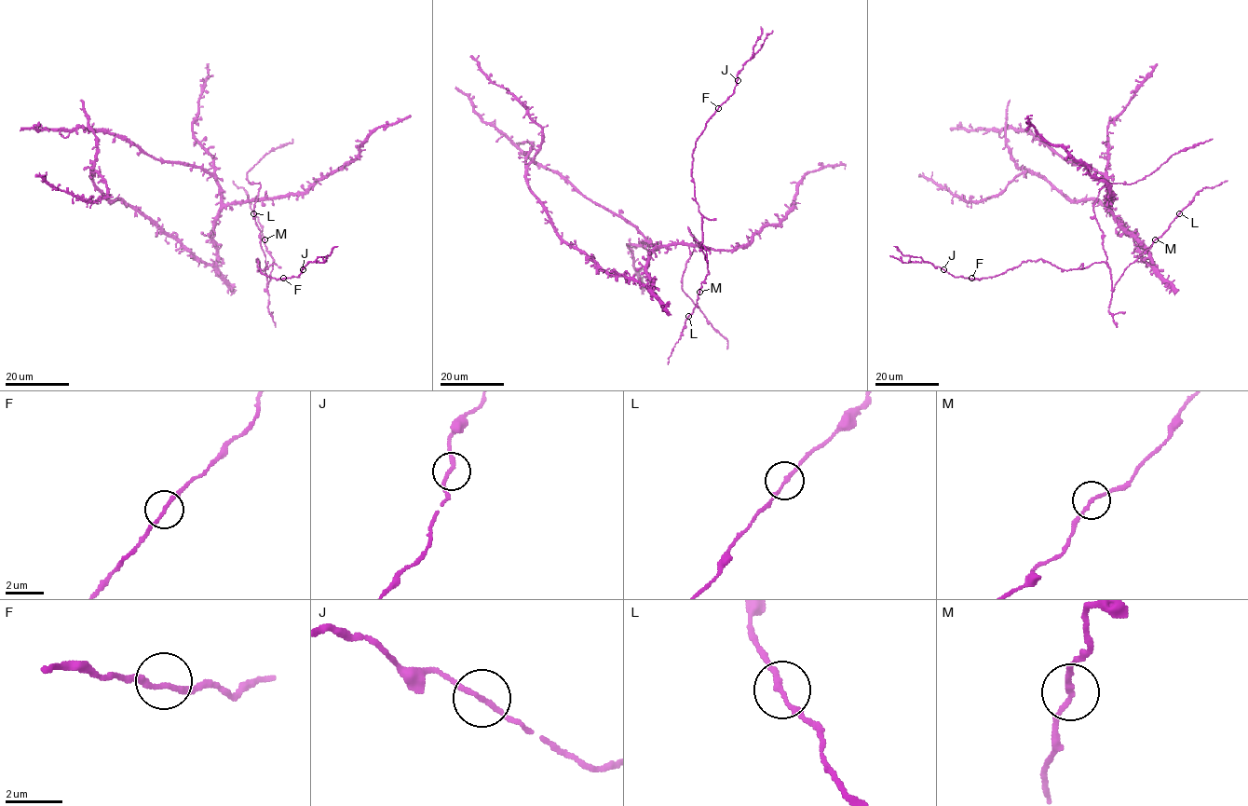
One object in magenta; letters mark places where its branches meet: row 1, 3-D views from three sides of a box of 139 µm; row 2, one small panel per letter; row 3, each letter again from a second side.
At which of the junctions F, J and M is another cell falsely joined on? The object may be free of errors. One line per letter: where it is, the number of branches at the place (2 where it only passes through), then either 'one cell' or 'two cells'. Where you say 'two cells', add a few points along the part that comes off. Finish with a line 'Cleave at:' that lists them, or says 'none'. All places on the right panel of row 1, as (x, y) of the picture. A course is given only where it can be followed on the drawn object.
F: at (971, 278); 2 branches meet; one cell
J: at (943, 269); 2 branches meet; one cell
M: at (1155, 239); 2 branches meet; one cell
Cleave at: none

